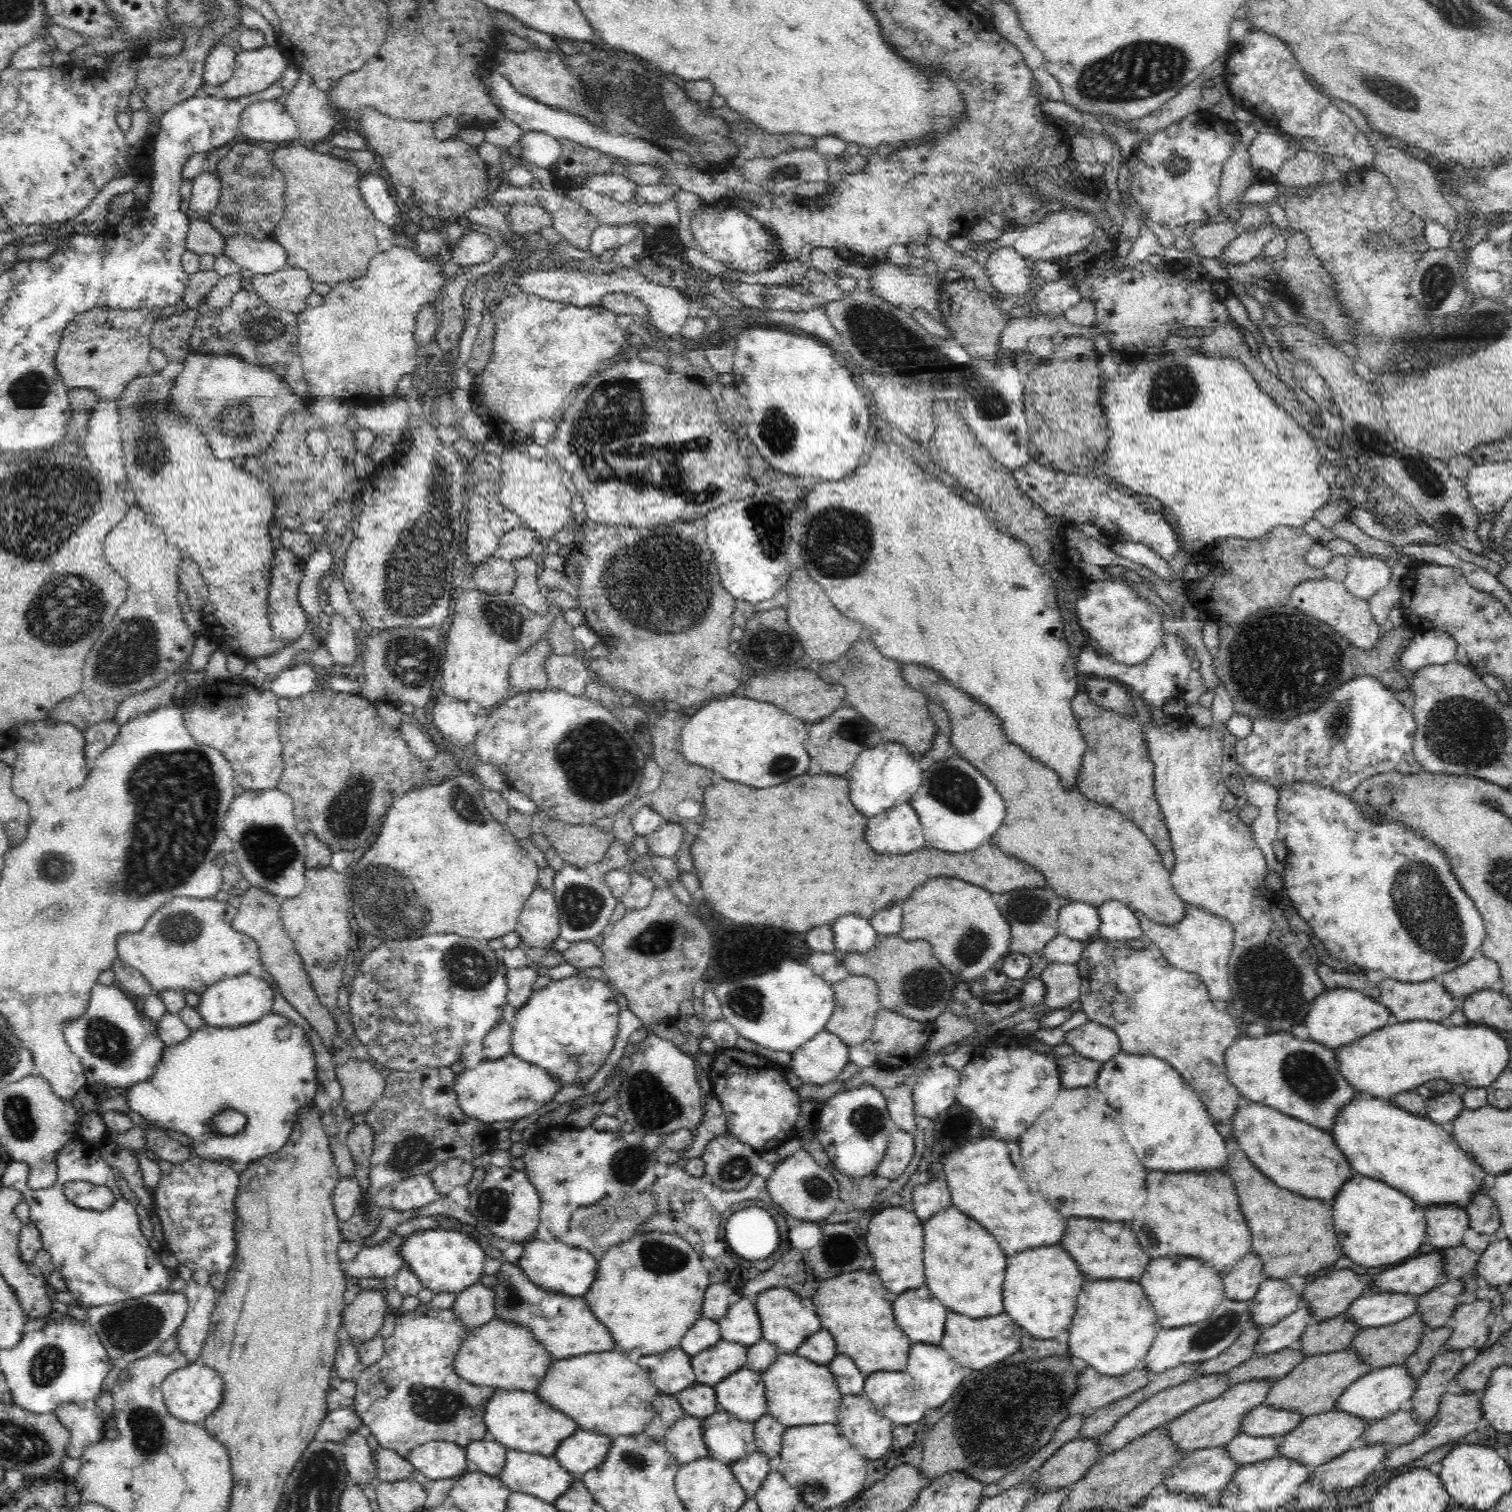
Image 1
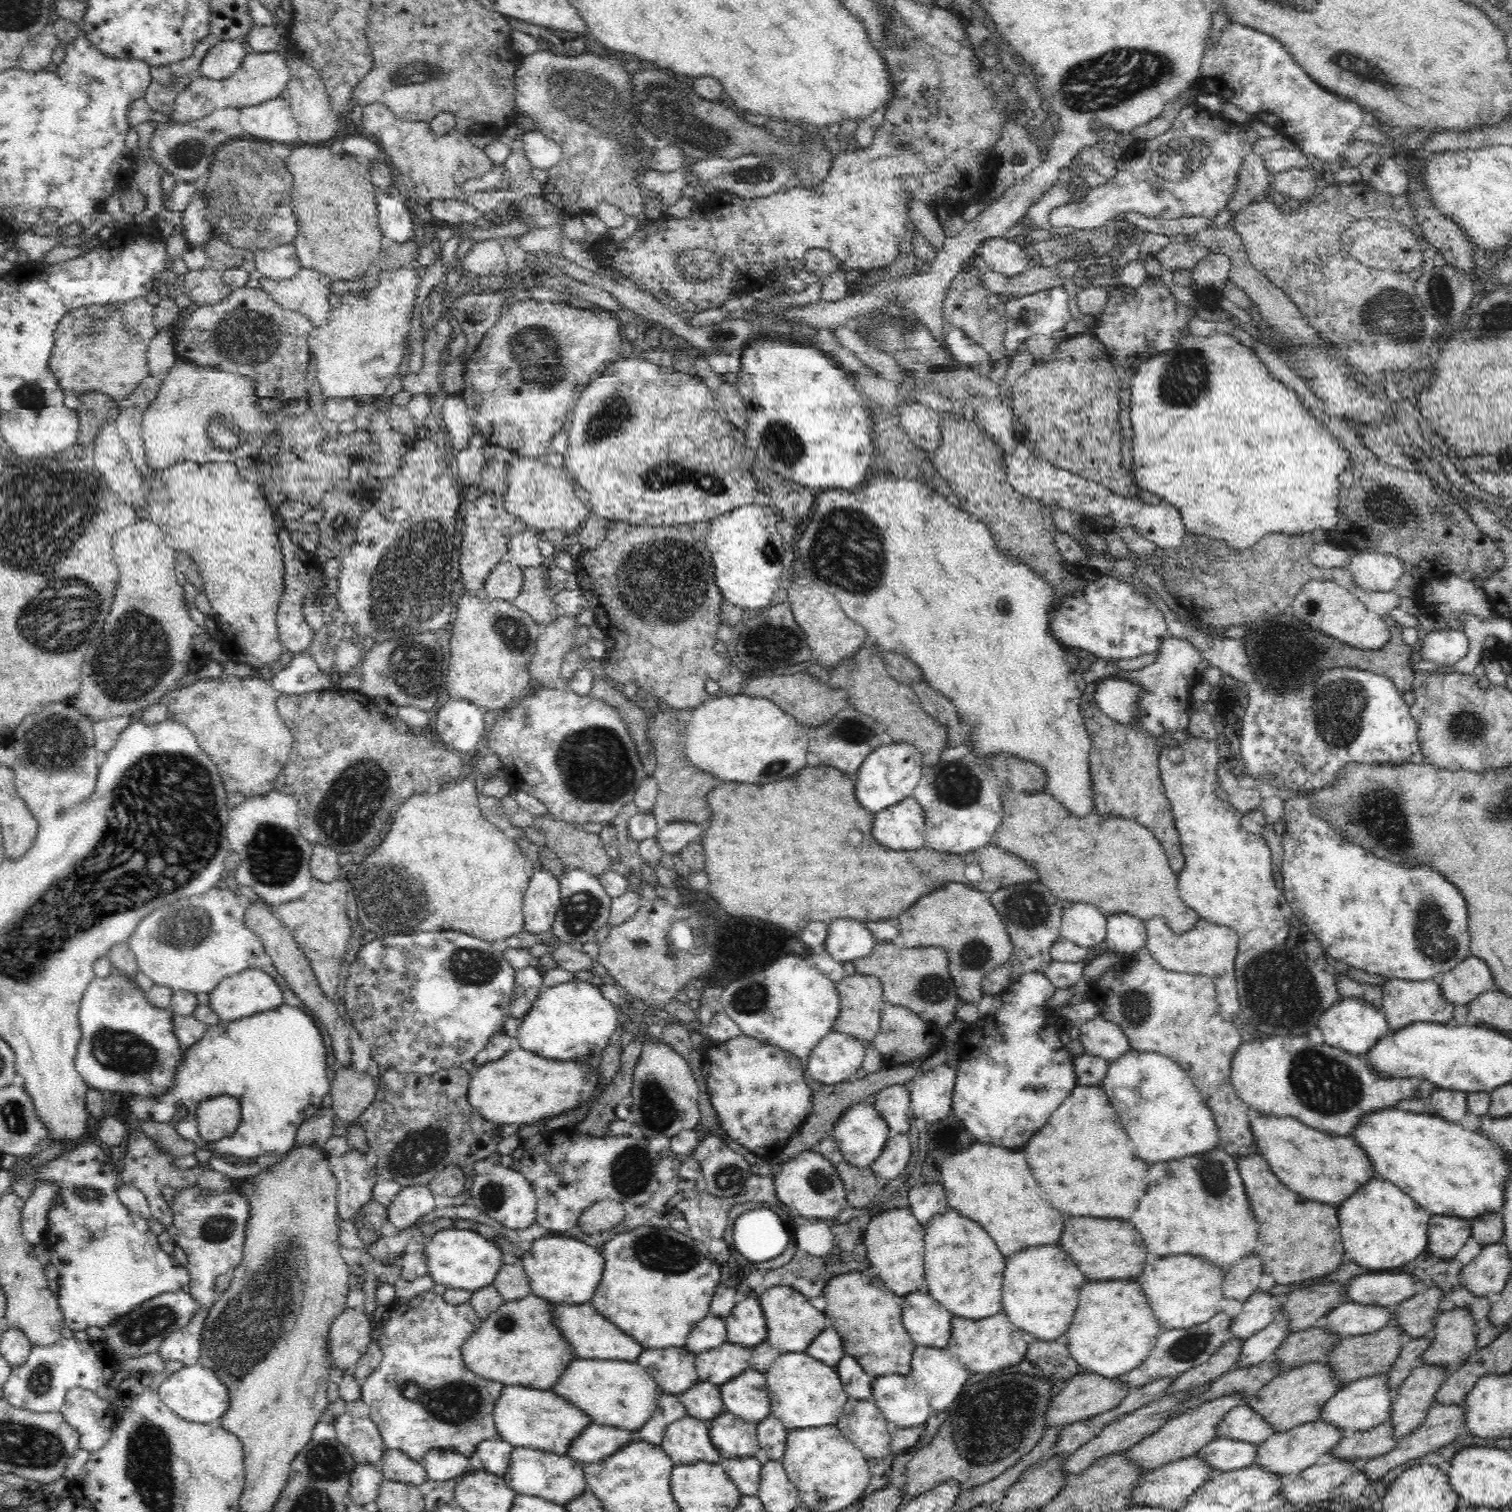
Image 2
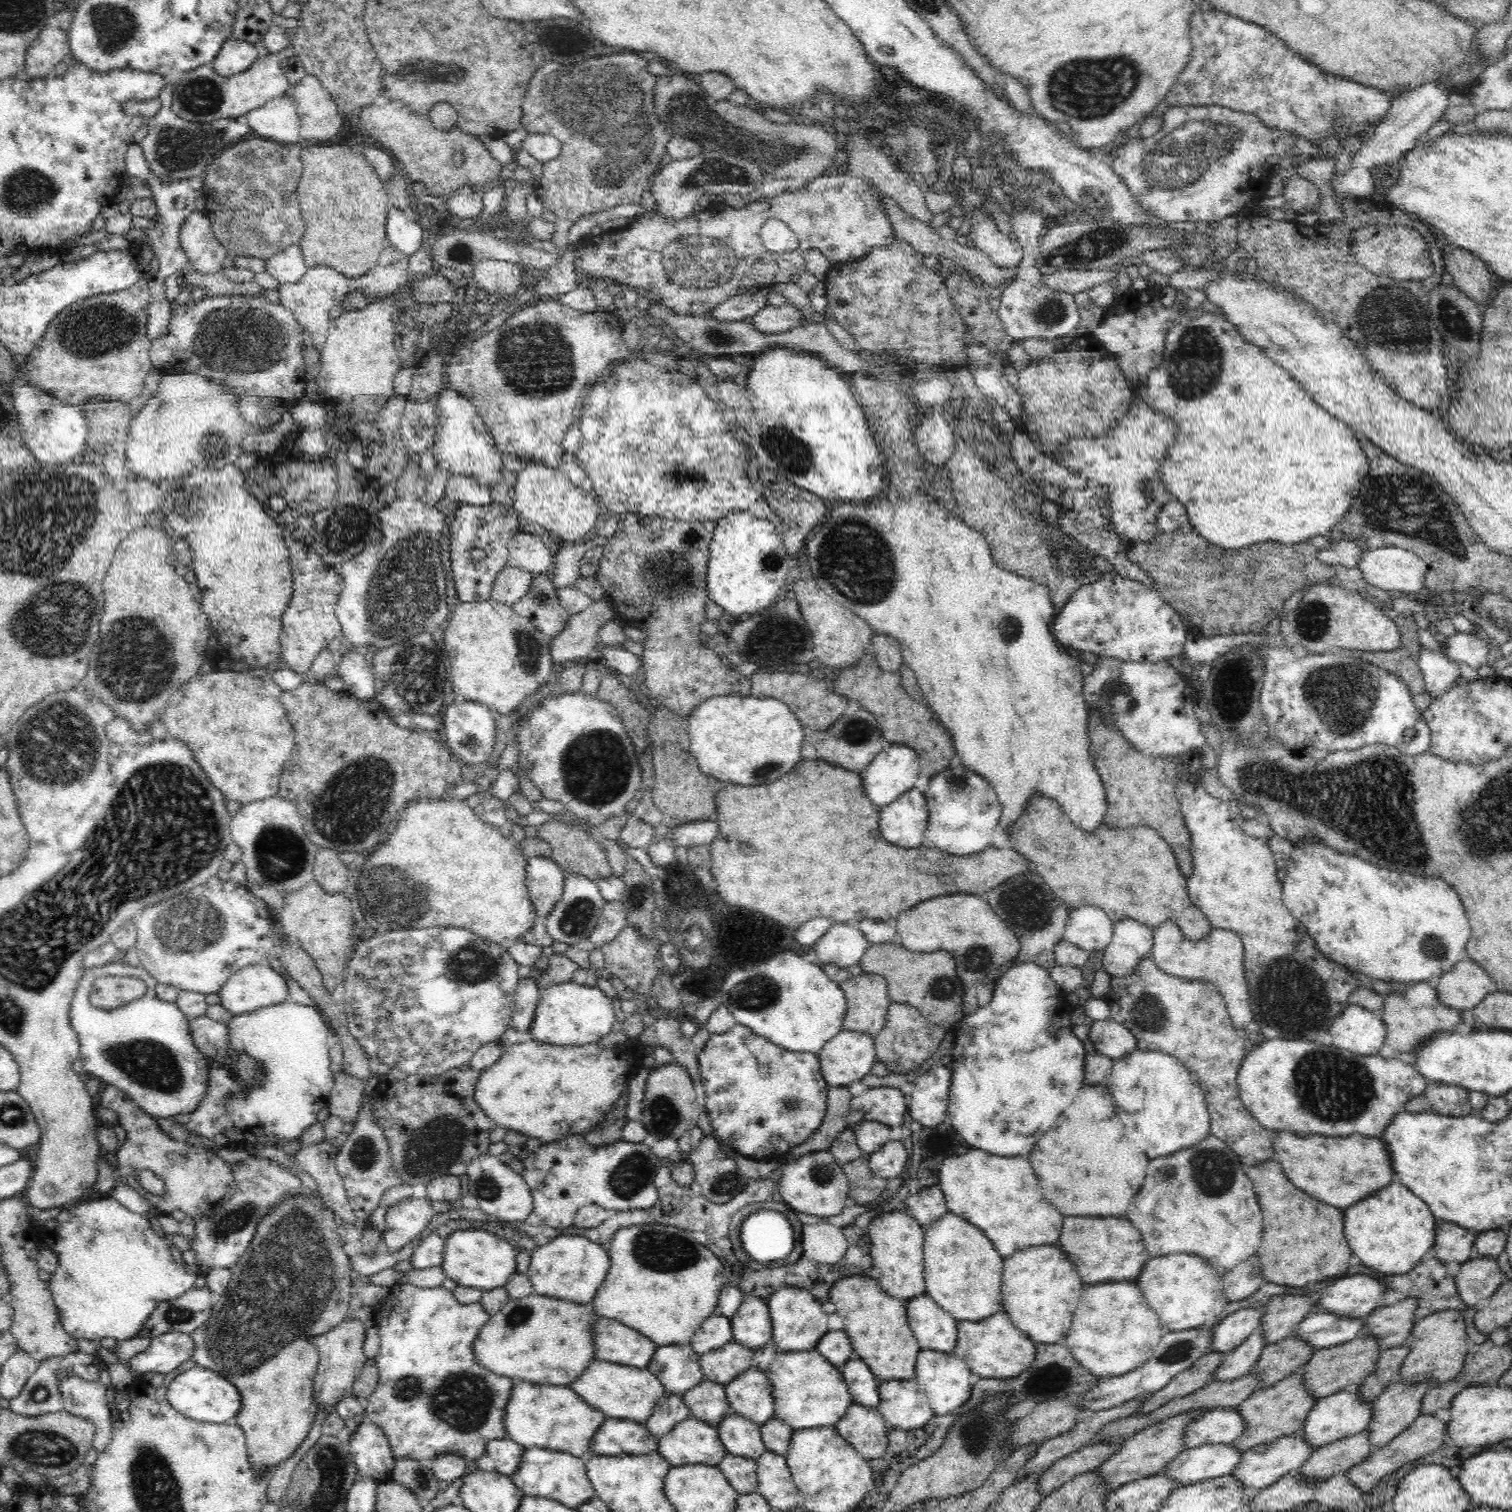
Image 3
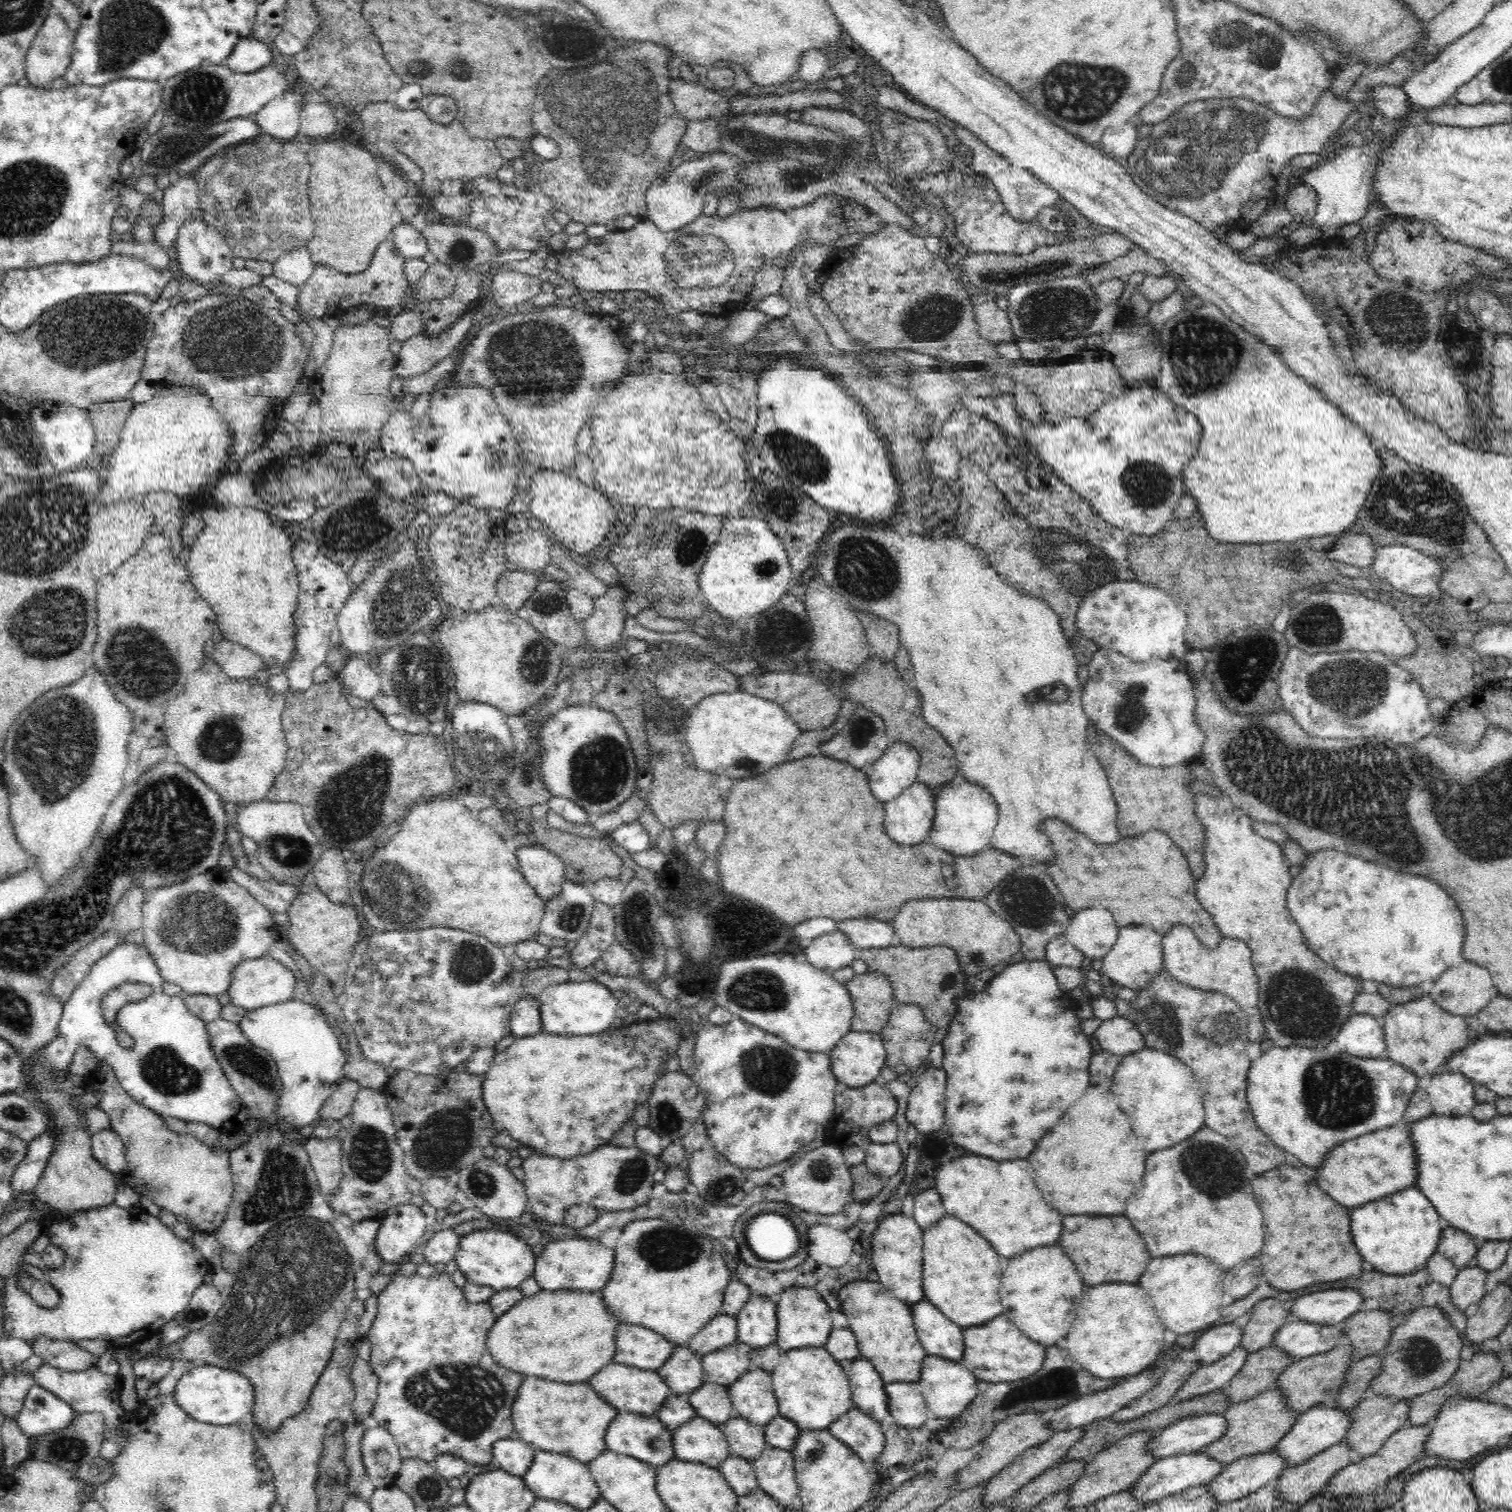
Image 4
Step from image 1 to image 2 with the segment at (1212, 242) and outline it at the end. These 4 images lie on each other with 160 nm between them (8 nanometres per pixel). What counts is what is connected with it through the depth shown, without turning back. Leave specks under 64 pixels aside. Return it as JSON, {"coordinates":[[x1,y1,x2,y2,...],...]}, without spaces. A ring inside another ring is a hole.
{"coordinates":[[1173,240,1164,244,1155,257,1159,259,1164,269,1175,272,1178,269,1190,270,1194,268,1210,253,1208,248,1200,246,1195,241]]}

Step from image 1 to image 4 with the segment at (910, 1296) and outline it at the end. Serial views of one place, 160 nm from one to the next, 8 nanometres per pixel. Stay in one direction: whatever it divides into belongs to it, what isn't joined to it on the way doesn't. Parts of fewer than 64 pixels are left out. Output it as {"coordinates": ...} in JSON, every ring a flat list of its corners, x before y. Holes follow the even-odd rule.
{"coordinates":[[926,1298,911,1306,915,1329,927,1355,962,1362,965,1342,963,1329,946,1318]]}

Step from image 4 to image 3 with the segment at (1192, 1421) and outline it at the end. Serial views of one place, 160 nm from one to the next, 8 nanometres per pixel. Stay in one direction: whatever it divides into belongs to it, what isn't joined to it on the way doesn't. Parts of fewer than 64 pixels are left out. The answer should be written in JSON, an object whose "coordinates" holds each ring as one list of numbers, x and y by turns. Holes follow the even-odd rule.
{"coordinates":[[1212,1409,1186,1428,1184,1445,1188,1449,1208,1443,1232,1445,1246,1432,1244,1418,1238,1409]]}

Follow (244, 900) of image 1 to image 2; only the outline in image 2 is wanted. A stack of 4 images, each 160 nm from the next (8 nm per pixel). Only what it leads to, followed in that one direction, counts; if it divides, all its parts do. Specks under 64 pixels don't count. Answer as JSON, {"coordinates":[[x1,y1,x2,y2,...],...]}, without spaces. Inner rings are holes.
{"coordinates":[[252,901,250,908,246,912,245,924,250,930,253,930,258,936,258,939,264,944,265,953,267,953,273,962,276,970,285,978,290,990,304,1003,308,1009,308,1013,312,1017,318,1018,318,1023,322,1024,328,1030,332,1043,332,1052,338,1066,352,1066,353,1060,349,1045,350,1027,344,1024,344,1017,338,1014,337,1003,327,998,324,991,319,987,317,978,312,970,309,960,306,958,291,932,288,932,282,921,275,918,274,908,268,904,263,904,262,901]]}

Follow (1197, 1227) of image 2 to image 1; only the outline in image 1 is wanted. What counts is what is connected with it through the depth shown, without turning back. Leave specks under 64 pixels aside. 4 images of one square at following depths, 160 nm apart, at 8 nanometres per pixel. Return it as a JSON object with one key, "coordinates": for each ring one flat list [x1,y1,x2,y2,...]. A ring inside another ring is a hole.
{"coordinates":[[1224,1169,1188,1174,1148,1174,1148,1202,1132,1220,1132,1230,1152,1258,1182,1254,1202,1258,1218,1272,1230,1272,1230,1268,1250,1252,1250,1230,1246,1226,1234,1182,1222,1174]]}

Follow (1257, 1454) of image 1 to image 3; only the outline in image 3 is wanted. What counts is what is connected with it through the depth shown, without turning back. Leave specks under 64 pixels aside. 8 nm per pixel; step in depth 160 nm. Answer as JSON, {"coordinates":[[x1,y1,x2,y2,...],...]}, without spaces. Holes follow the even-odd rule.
{"coordinates":[[1208,1443,1180,1452,1163,1472,1186,1487,1198,1481,1232,1475,1243,1453,1234,1445]]}

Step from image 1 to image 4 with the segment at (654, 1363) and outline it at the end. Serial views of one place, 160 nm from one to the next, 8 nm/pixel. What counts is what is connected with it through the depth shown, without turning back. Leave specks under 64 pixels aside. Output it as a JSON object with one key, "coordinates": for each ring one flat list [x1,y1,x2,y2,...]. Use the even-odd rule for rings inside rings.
{"coordinates":[[676,1345,672,1357,668,1357,668,1362,664,1362,664,1366,655,1372,668,1385,670,1392,687,1397,705,1384,701,1363,701,1357,690,1350,690,1347]]}

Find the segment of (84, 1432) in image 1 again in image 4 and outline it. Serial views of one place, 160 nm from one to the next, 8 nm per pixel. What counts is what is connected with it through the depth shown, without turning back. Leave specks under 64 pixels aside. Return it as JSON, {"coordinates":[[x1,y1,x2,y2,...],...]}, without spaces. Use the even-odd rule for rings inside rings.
{"coordinates":[[44,1365,33,1374,38,1387,54,1394,59,1401,70,1405,72,1410,78,1413,101,1412,106,1422,105,1440,110,1440,117,1432,124,1415,124,1407,121,1405,121,1385,119,1375,112,1376,103,1374,97,1368,90,1368,82,1372,69,1372,58,1368]]}

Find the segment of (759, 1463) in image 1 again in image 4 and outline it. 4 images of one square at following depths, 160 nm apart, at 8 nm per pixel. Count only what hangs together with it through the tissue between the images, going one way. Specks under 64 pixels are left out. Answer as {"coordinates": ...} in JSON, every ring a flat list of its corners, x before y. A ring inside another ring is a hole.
{"coordinates":[[731,1454,718,1469,738,1497,746,1496,758,1489,753,1461]]}

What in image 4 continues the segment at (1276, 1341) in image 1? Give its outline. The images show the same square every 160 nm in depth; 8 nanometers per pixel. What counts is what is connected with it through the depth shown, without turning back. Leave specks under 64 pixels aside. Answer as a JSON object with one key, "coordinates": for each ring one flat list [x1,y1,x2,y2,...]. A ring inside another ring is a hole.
{"coordinates":[[1237,1346,1234,1351,1222,1360,1201,1368,1180,1388,1180,1391,1174,1394,1171,1402,1191,1399,1192,1397,1206,1396,1212,1392,1226,1388,1242,1367,1249,1353,1242,1347]]}

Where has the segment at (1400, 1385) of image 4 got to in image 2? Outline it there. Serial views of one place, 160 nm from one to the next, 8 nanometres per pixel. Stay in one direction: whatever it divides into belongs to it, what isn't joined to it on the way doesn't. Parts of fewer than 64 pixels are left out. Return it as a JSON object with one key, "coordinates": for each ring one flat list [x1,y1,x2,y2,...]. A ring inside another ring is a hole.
{"coordinates":[[1456,1307,1440,1312,1434,1318,1434,1327,1429,1335,1432,1336,1432,1342,1430,1342,1428,1351,1422,1358,1423,1365,1444,1366,1447,1368,1448,1373,1454,1373,1460,1369,1478,1347,1475,1326,1474,1315,1472,1315,1470,1309]]}

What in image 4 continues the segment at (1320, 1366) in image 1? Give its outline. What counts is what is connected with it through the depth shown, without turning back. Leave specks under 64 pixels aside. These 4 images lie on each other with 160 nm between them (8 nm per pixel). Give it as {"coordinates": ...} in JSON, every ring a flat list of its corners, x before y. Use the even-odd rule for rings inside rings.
{"coordinates":[[1273,1386,1252,1399,1230,1404,1224,1410,1222,1416,1228,1424,1227,1432,1216,1442,1208,1444,1206,1448,1202,1448,1200,1451,1208,1453,1210,1457,1220,1461,1222,1465,1228,1466,1228,1464,1243,1456,1255,1455,1274,1449,1280,1439,1292,1431,1293,1425,1300,1415,1297,1415,1296,1411,1288,1409,1285,1395]]}

